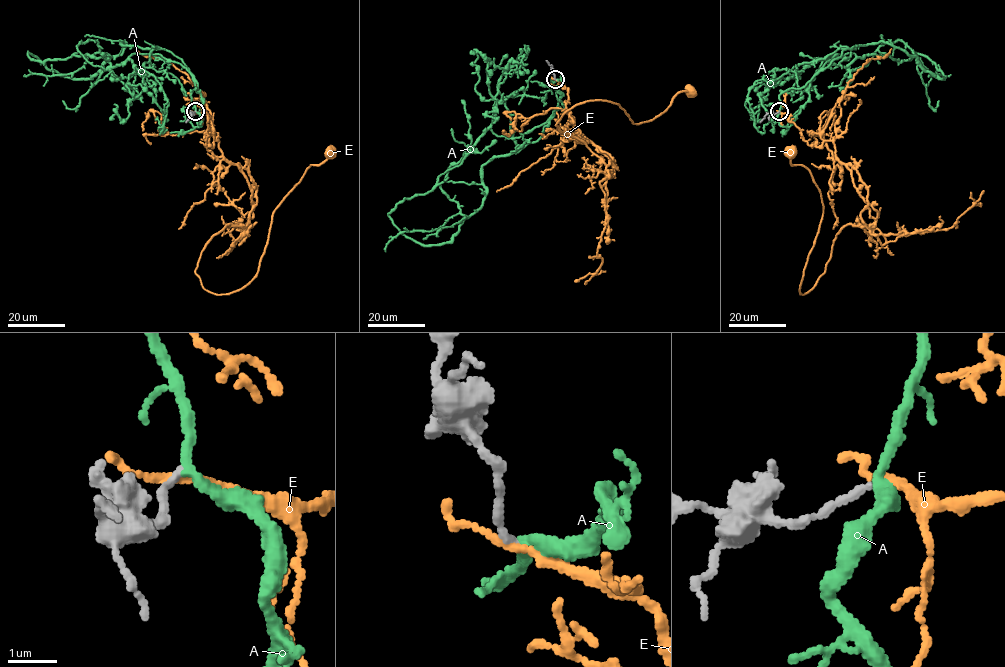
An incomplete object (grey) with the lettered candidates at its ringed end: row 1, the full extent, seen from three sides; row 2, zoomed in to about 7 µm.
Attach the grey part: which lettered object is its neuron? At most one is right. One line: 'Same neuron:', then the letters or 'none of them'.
Same neuron: A

